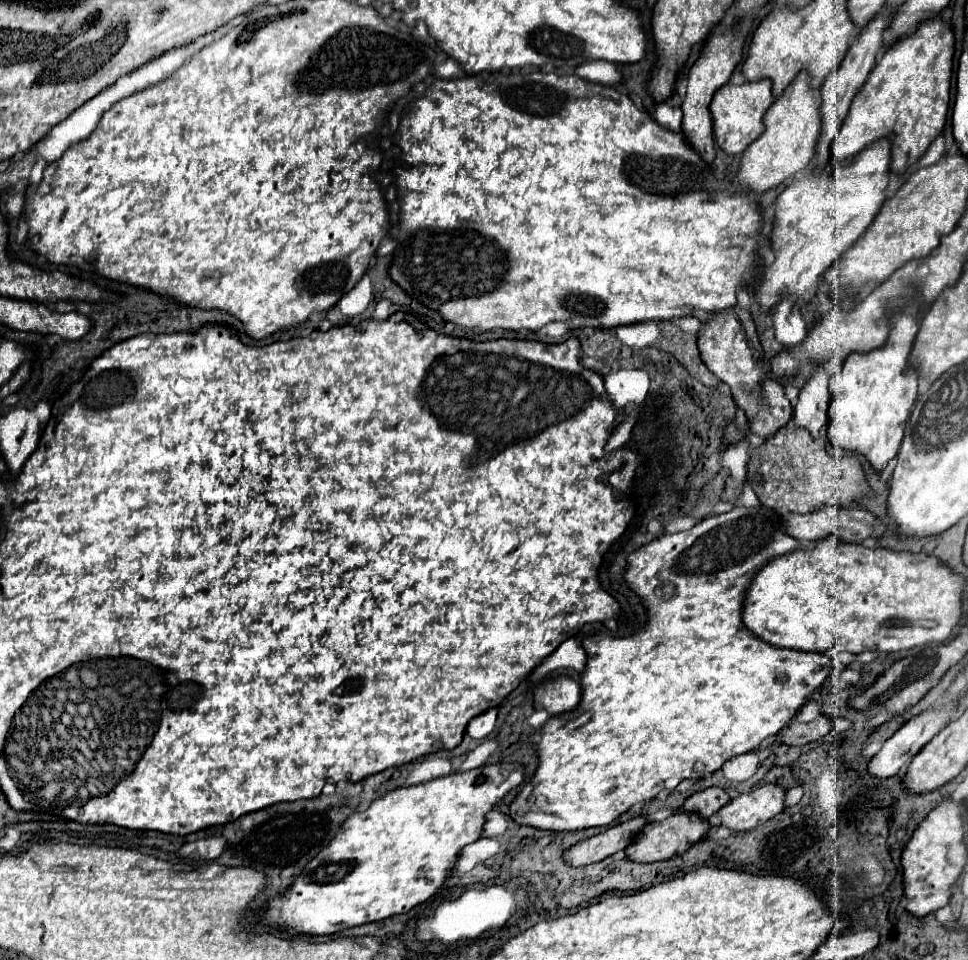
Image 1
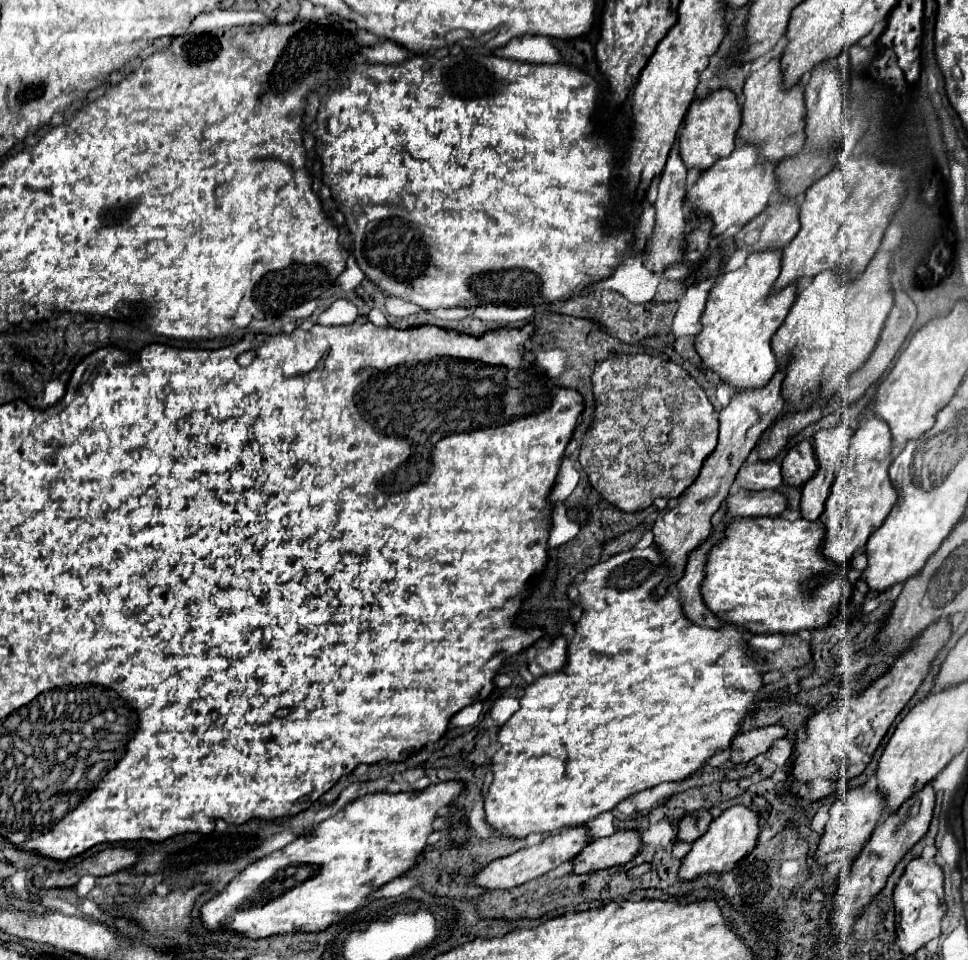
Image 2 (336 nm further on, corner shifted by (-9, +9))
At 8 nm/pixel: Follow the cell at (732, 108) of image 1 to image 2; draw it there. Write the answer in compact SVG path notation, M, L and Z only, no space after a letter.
M728 88L710 92L702 100L694 100L684 118L684 128L678 134L680 156L688 168L710 168L718 158L728 156L736 148L736 132L742 124L742 106L736 94Z

